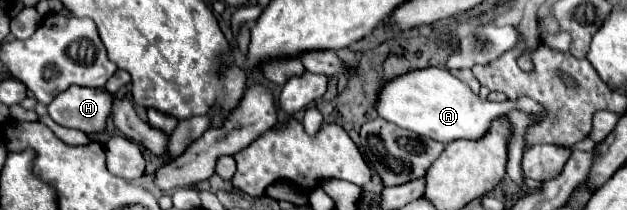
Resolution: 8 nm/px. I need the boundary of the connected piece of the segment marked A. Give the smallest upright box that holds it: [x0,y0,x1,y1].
[377,68,543,144]

